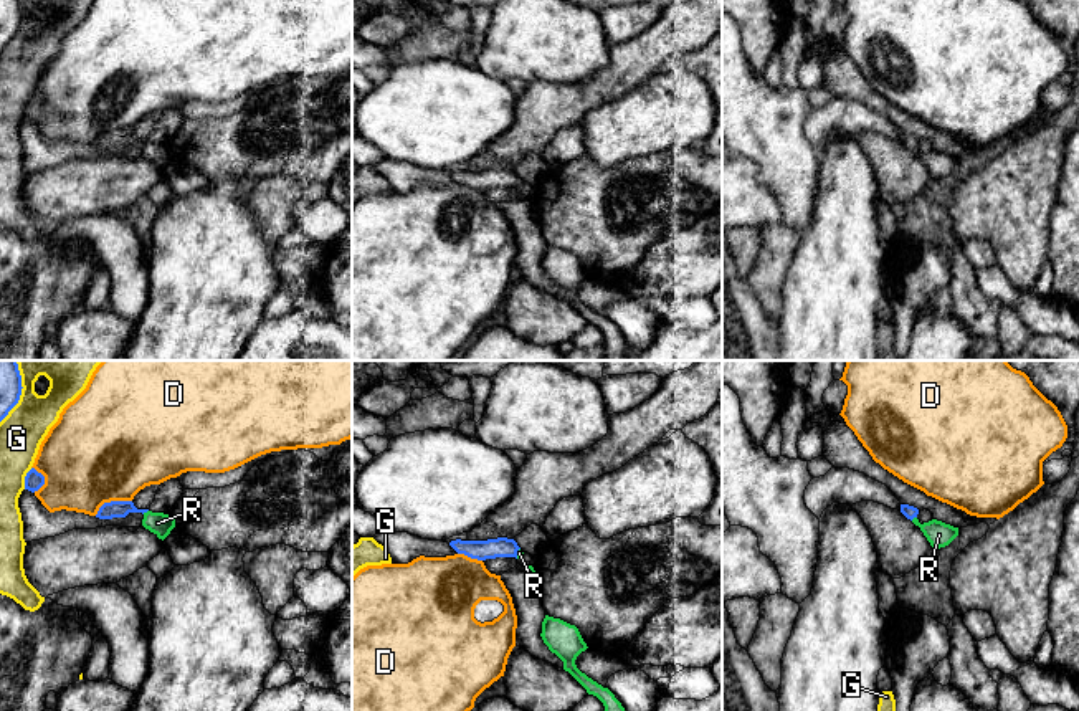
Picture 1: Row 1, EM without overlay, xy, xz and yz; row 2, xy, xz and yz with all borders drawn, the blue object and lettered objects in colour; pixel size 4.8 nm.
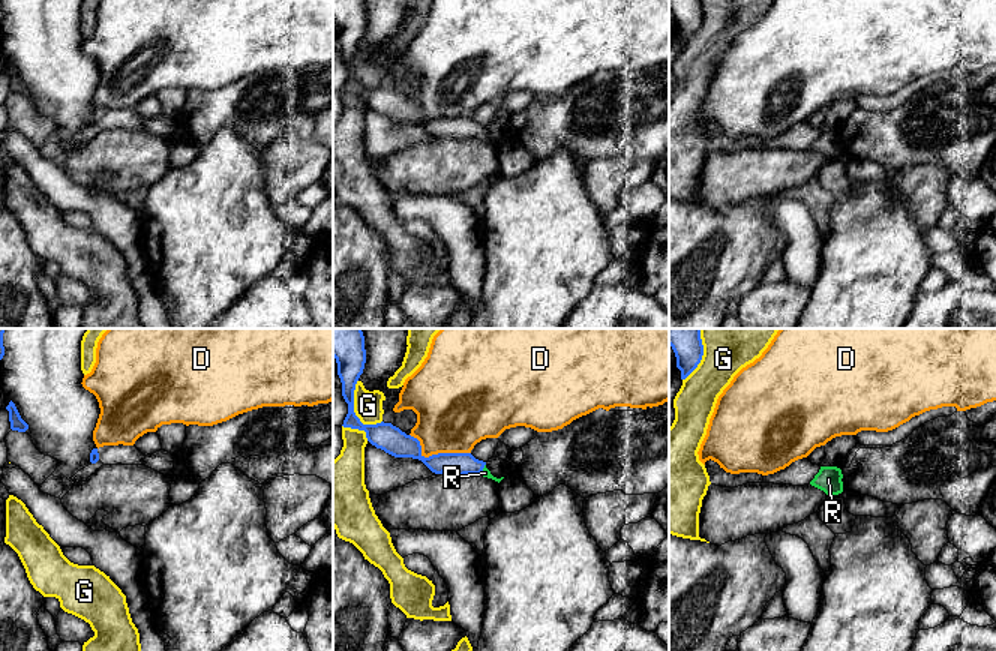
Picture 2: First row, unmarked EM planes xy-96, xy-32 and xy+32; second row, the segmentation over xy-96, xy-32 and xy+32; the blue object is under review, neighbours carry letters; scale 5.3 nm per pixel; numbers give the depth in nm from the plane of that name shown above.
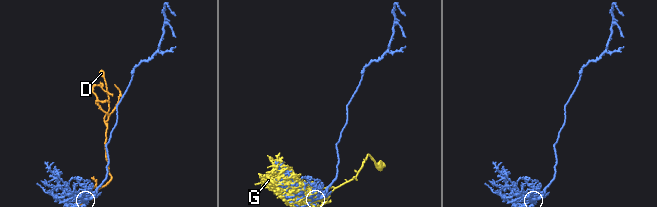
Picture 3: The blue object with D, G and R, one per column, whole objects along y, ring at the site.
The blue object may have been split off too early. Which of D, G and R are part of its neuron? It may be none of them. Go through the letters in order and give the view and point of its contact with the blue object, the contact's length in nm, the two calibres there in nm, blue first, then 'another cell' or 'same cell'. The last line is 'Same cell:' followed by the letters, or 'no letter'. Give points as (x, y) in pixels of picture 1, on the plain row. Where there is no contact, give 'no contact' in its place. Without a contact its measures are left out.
D: meets blue in xy at (111, 131); contact 200 nm long; 80 nm thick on the blue side, 500 nm on the other; another cell
G: meets blue in xy at (19, 27); contact 280 nm long; 110 nm thick on the blue side, 220 nm on the other; another cell
R: meets blue in xy at (144, 141); contact 40 nm long; 80 nm thick on the blue side, 110 nm on the other; same cell
Same cell: R

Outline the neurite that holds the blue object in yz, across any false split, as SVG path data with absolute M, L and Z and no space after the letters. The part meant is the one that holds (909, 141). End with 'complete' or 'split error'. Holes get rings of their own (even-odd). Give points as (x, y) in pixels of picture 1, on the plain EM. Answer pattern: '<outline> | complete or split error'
M901 134L901 142L920 157L934 179L948 175L958 165L958 157L953 157L937 149L920 154L917 149L919 139L914 136Z | split error

